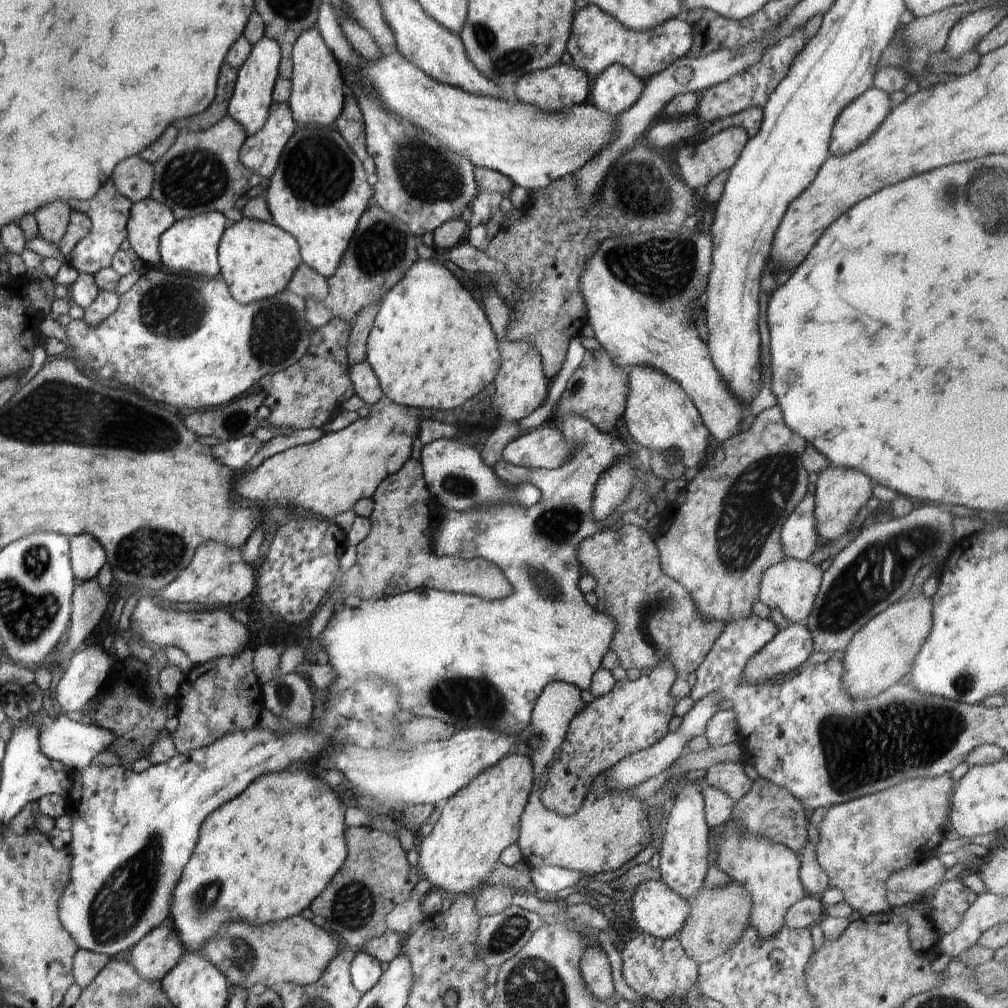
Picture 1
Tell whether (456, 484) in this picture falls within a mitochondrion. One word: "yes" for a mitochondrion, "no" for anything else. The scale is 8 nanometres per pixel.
yes

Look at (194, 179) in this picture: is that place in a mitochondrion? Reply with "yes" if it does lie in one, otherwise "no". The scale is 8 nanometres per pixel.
yes

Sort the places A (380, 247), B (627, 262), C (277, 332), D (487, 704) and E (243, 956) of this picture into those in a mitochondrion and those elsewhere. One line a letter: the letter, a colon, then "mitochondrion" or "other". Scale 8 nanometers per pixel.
A: mitochondrion
B: mitochondrion
C: mitochondrion
D: mitochondrion
E: mitochondrion

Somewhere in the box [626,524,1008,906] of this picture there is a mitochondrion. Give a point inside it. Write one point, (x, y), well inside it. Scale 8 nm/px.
(925, 731)

